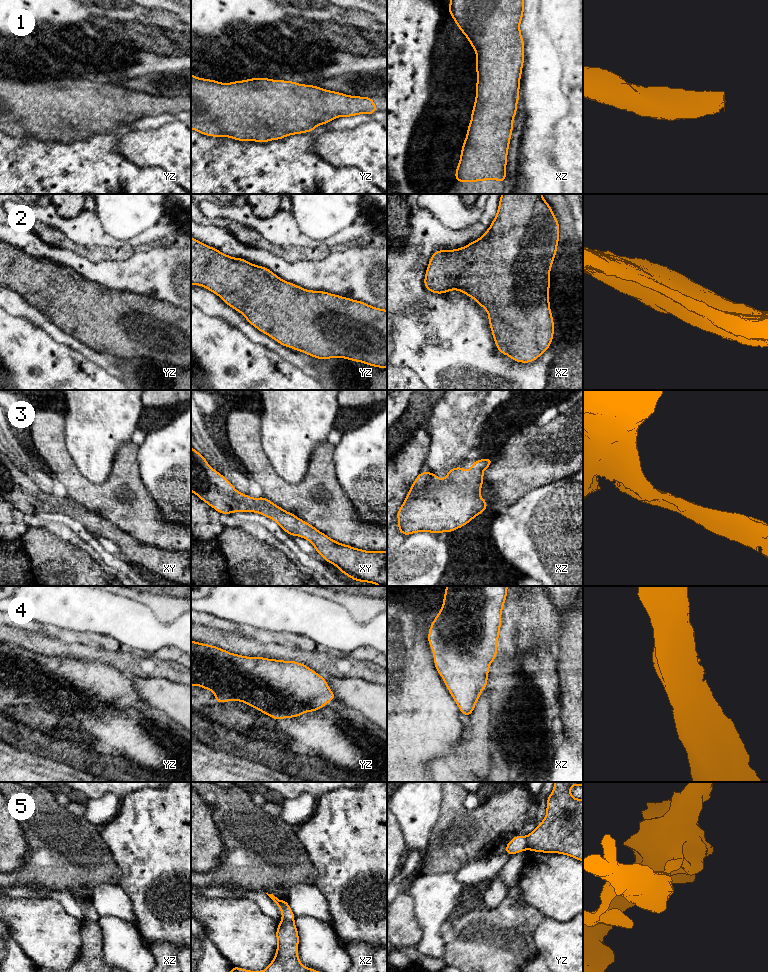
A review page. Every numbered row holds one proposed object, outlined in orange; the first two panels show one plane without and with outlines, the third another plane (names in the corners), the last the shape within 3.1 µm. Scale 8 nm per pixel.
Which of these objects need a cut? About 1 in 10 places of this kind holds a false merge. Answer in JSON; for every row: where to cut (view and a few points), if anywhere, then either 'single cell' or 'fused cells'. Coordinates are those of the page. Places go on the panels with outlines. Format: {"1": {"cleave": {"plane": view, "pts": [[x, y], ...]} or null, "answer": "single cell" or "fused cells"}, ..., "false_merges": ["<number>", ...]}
{"1": {"cleave": null, "answer": "single cell"}, "2": {"cleave": null, "answer": "single cell"}, "3": {"cleave": null, "answer": "single cell"}, "4": {"cleave": null, "answer": "single cell"}, "5": {"cleave": null, "answer": "single cell"}, "false_merges": []}

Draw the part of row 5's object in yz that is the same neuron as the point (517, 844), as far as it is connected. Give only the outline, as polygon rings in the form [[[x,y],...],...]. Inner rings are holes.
[[[554,782],[553,791],[547,798],[547,813],[543,821],[526,837],[516,835],[512,838],[503,853],[515,855],[528,849],[568,855],[583,862],[583,799],[576,799],[570,793],[570,788],[575,785],[583,787],[583,782]]]

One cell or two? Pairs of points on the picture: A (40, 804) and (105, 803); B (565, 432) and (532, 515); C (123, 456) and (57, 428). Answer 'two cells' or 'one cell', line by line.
A: two cells
B: two cells
C: one cell

